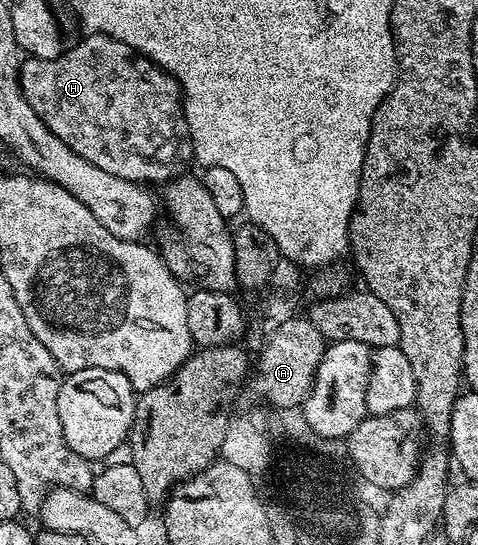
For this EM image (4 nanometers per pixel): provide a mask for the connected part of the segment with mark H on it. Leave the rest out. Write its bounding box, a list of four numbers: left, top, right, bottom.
[18,34,188,182]

